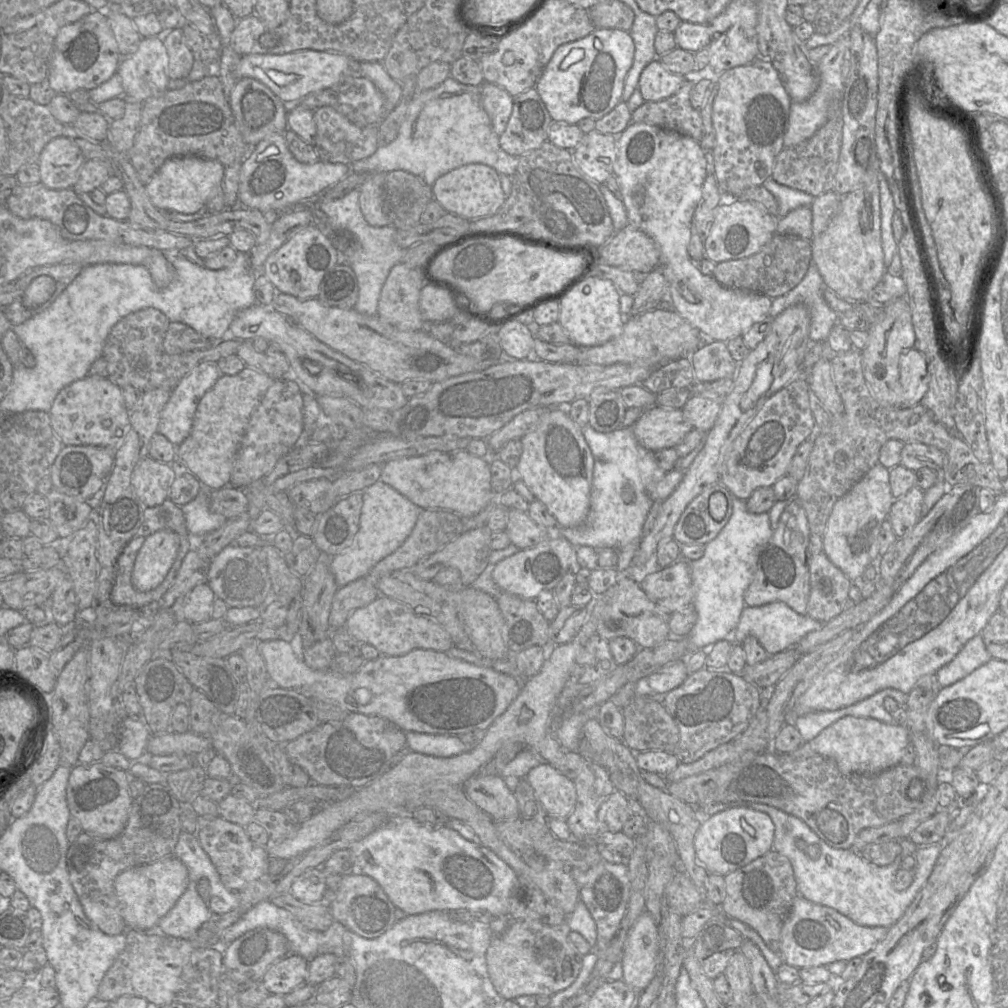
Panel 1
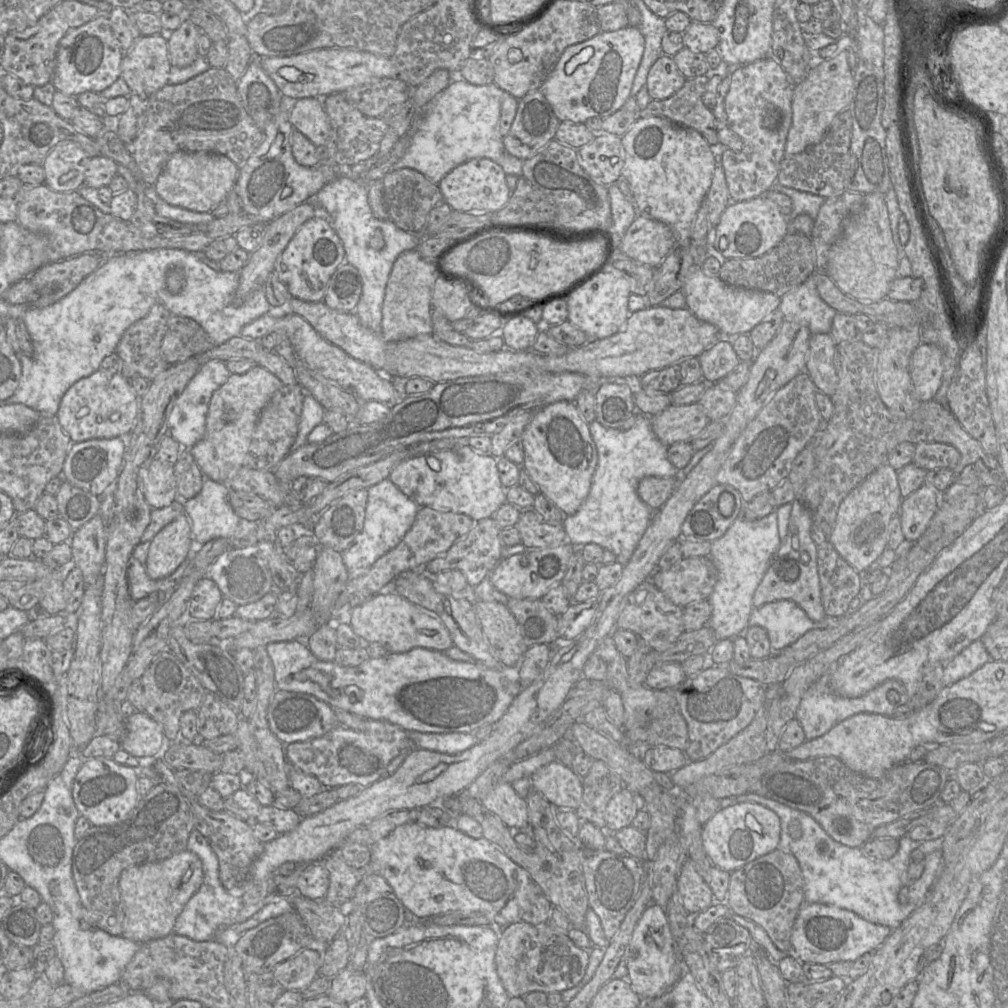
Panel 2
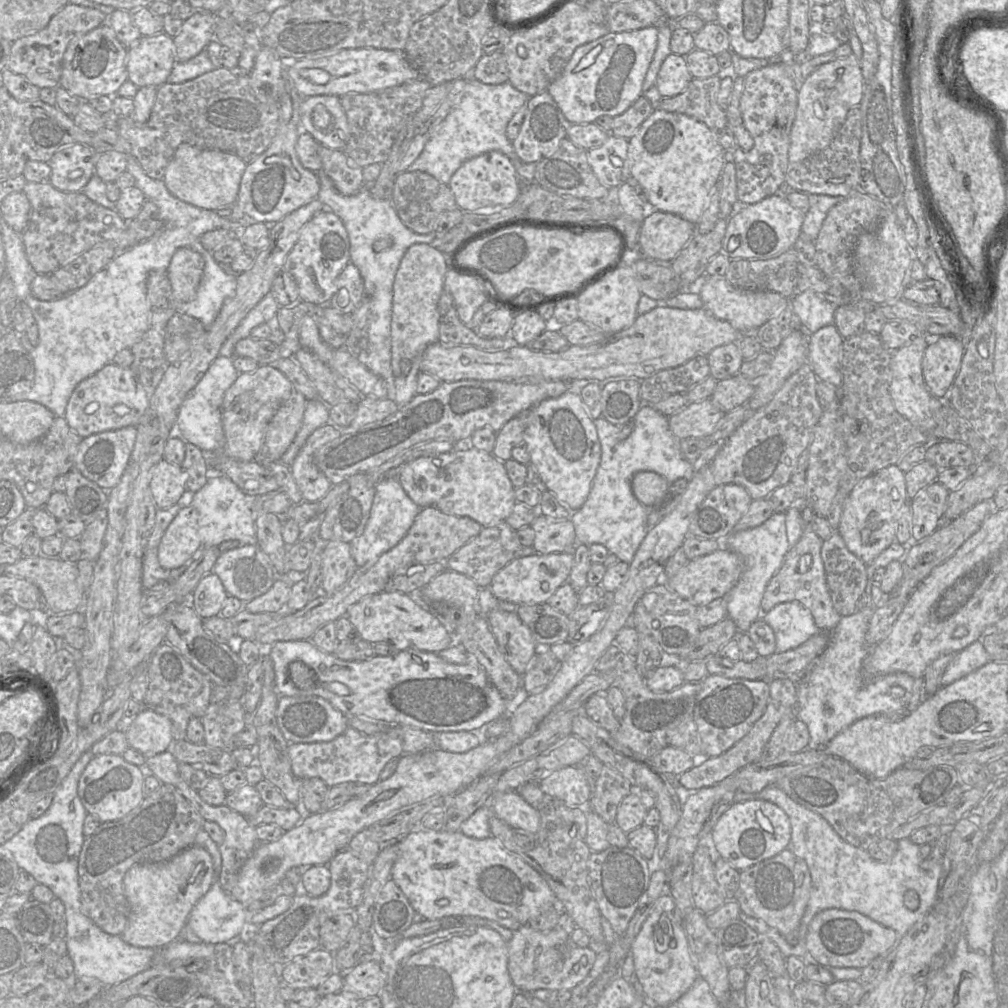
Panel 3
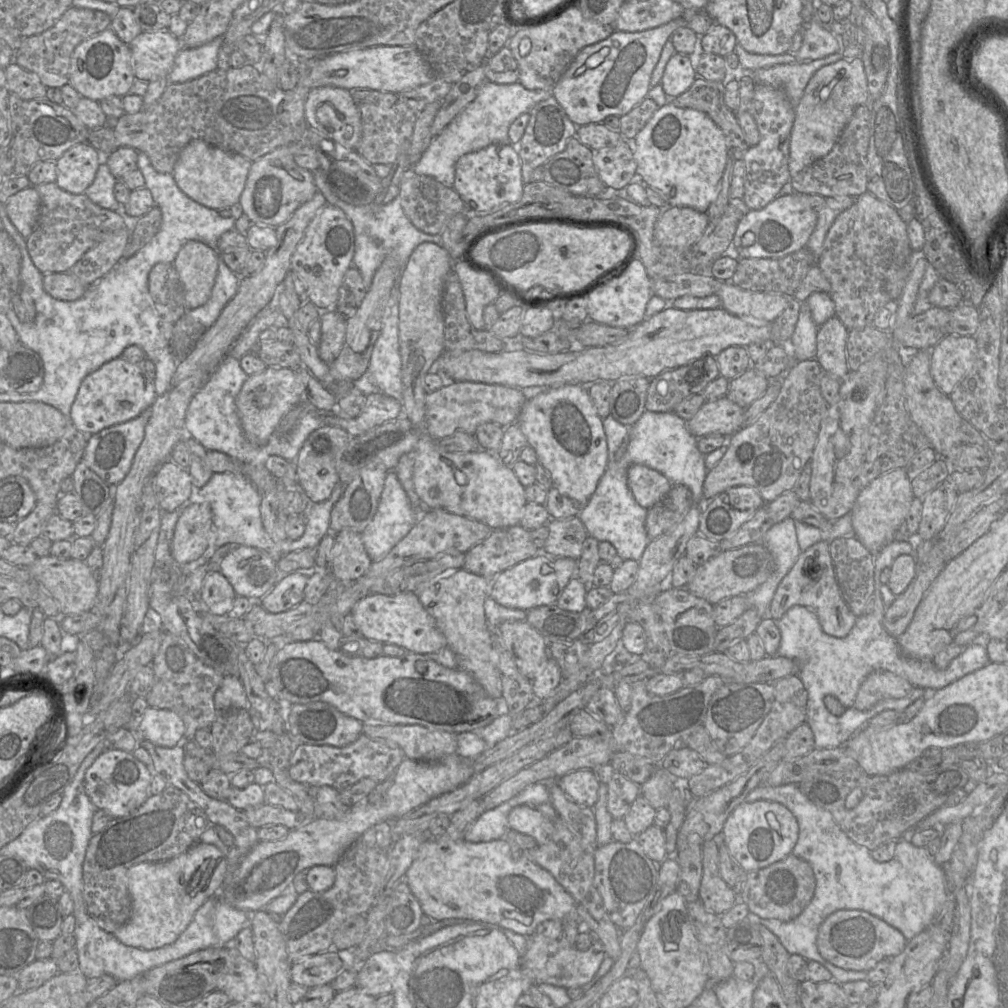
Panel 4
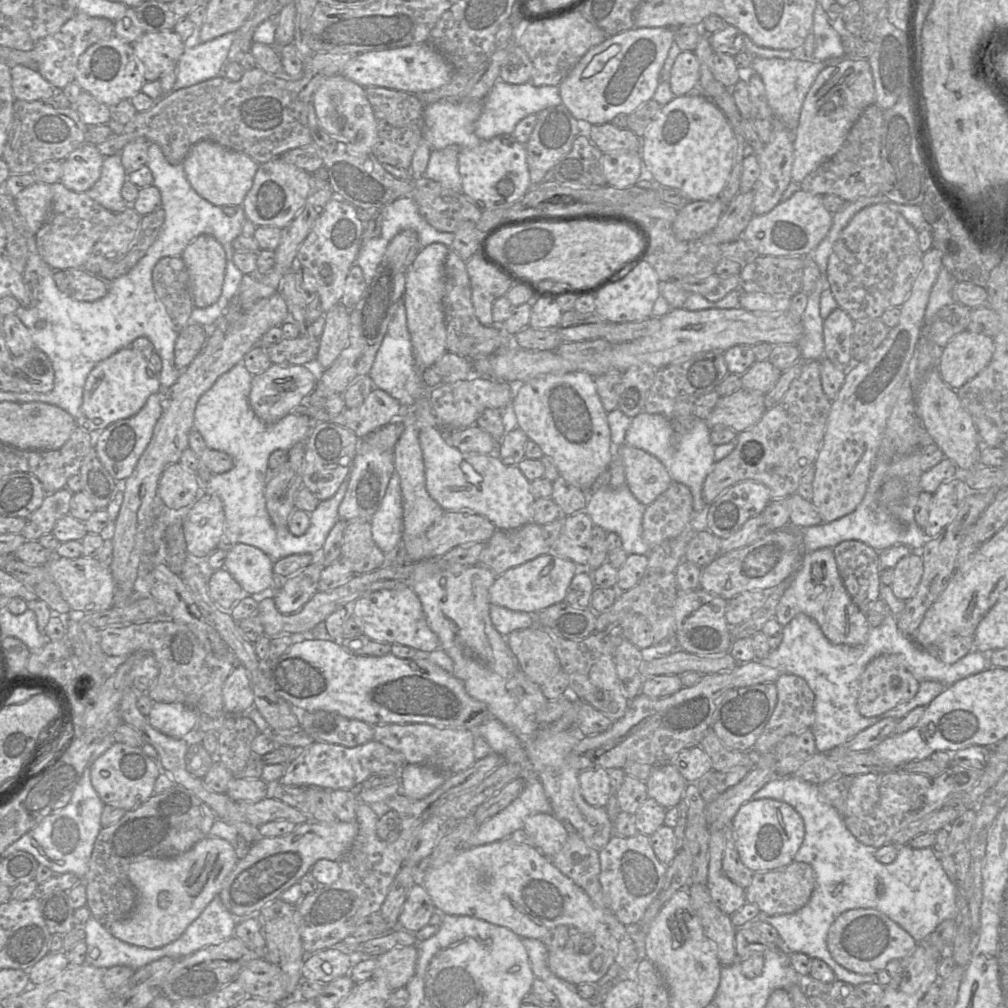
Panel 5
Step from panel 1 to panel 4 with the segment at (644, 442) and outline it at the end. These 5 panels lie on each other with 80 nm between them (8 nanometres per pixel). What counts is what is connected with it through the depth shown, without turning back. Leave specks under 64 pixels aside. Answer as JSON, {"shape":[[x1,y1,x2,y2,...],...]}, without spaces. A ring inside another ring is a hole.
{"shape":[[726,396,706,401,686,425,695,437,722,435,730,437,744,427,744,408]]}

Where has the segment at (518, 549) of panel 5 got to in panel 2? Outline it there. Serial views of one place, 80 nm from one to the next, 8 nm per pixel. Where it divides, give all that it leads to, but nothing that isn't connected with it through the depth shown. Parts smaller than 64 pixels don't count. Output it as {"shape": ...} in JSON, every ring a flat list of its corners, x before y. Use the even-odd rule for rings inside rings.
{"shape":[[492,518,475,522,472,530,463,539,425,565,426,574,434,576,440,572,458,570,465,576,471,588,476,587,491,574,495,566,502,560,504,546,500,539,501,530,501,527]]}

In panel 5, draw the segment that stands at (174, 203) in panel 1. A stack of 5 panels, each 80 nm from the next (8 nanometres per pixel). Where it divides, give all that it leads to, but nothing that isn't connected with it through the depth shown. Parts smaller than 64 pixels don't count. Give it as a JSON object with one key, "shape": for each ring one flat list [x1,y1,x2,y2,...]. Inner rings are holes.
{"shape":[[199,141,194,144,181,165,195,192,218,207,242,205,259,167,259,164,246,154,212,141]]}

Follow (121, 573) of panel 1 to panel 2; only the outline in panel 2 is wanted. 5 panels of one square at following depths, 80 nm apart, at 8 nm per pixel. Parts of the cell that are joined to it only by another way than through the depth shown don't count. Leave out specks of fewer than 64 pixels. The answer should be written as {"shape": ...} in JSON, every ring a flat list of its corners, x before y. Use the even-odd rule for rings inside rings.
{"shape":[[140,542,129,559,127,578,129,595,133,601,148,597,153,592,172,591,179,584,190,565,187,557,172,574,163,579,153,580,146,573,149,546,148,542]]}

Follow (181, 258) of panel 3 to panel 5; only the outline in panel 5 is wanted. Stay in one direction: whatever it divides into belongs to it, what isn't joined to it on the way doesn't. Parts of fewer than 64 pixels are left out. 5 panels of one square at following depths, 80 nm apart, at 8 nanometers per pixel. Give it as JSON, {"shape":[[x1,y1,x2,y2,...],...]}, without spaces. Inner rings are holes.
{"shape":[[211,235,192,240,181,254,188,270,196,308,216,303,222,293,226,269,226,254,222,245]]}

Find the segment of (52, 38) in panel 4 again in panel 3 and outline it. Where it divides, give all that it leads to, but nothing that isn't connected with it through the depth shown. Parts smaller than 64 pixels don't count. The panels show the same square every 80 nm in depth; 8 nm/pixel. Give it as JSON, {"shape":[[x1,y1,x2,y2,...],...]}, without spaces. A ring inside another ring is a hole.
{"shape":[[67,3,42,30,12,42,7,68,24,76,38,88,57,88,62,75,63,56,69,42,108,23,108,16,98,9]]}

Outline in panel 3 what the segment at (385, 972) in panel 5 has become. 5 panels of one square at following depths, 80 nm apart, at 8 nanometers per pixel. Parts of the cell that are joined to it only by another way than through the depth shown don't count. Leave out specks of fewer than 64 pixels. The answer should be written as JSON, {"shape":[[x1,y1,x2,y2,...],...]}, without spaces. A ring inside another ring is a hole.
{"shape":[[376,960,364,961,347,972,343,972,341,991,358,999,377,996,385,984,385,974]]}

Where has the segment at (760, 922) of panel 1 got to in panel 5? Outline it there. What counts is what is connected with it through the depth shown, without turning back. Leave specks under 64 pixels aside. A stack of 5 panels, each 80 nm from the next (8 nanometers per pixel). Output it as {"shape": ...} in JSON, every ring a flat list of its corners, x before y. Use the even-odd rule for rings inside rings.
{"shape":[[793,860,778,869,755,872,751,884,746,887,746,900,756,904,761,912,768,915,788,914,807,904,816,887,816,875,806,862]]}

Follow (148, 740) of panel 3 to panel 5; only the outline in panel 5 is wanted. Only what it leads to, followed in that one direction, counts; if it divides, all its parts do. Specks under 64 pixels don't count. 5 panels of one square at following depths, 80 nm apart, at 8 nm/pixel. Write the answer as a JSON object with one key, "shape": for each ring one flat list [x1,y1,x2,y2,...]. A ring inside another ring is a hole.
{"shape":[[155,702,147,716,152,727,172,738,183,738,198,722,197,712,182,703]]}

